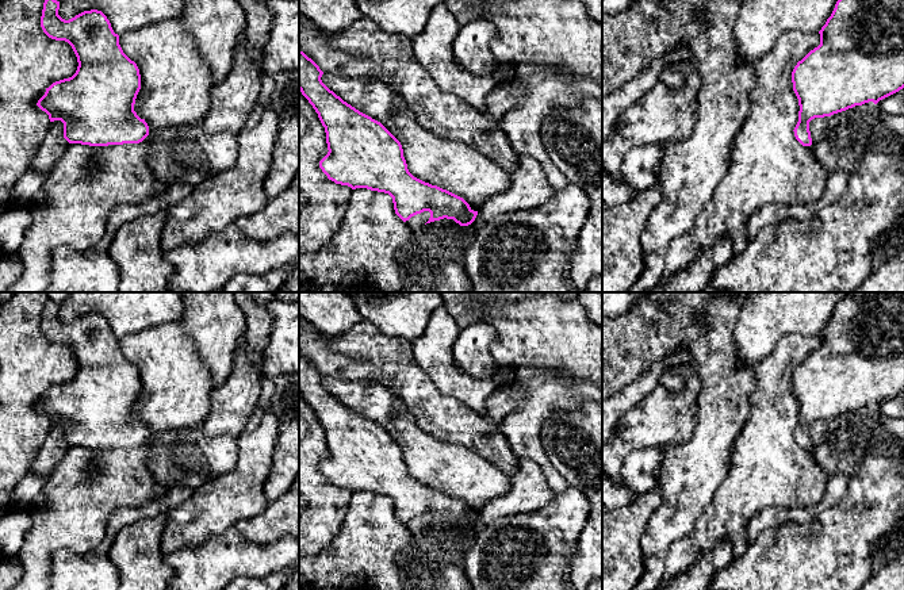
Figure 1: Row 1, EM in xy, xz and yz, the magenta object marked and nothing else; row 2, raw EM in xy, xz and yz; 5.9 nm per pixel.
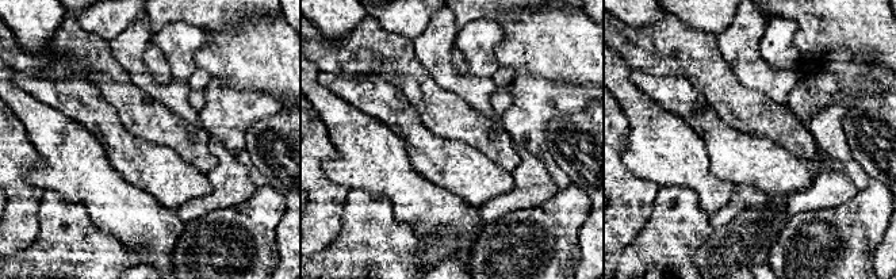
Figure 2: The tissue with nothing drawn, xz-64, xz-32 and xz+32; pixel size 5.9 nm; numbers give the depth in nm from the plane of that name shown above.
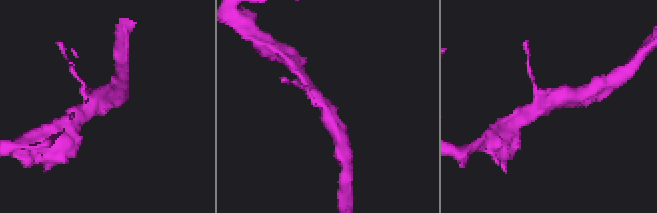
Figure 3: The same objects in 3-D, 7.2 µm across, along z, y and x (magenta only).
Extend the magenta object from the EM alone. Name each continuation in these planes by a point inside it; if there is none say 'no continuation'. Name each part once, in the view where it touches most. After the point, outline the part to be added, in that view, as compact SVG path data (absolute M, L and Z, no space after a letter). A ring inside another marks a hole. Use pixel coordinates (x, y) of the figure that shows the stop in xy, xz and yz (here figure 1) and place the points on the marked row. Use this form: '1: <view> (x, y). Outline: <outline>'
no continuation

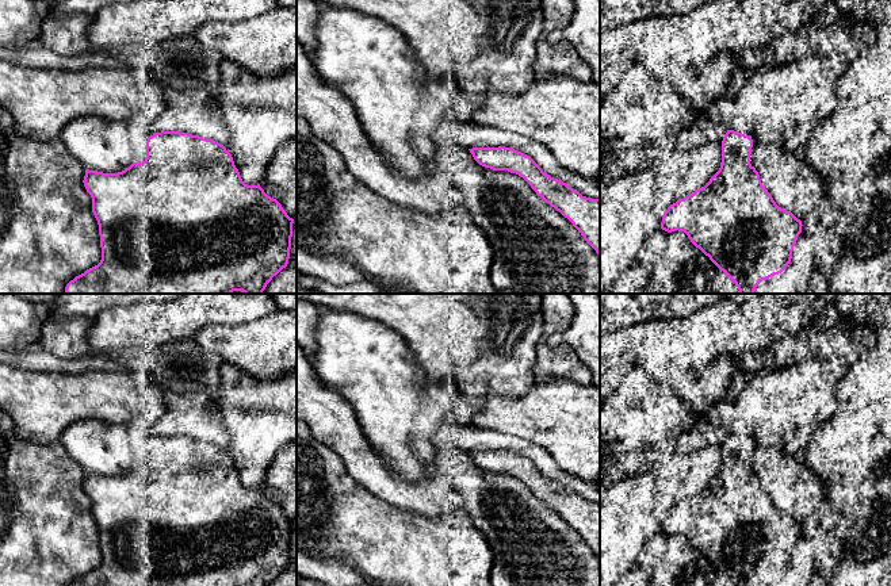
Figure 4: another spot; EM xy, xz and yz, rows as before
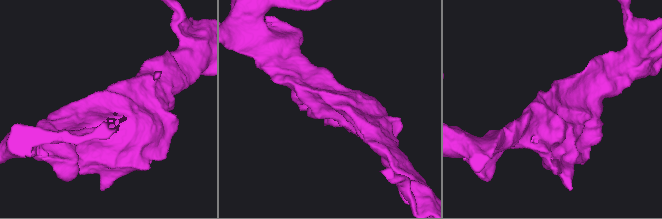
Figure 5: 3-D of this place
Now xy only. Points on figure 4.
1: xy (140, 134). Outline: M148 104L137 116L127 120L127 123L131 127L131 133L134 135L133 142L133 154L134 154L134 162L142 162L146 158L146 141L153 133L148 133L142 129L141 122L144 119L154 119L150 114L150 106Z

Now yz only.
1: yz (757, 136). Outline: M749 73L746 76L746 80L745 80L745 84L747 81L747 77L750 76L752 73ZM745 84L742 85L741 89L738 91L734 91L733 93L723 93L719 96L718 100L720 99L730 99L735 103L737 108L739 110L739 112L753 125L753 119L750 118L750 115L747 115L741 104L741 93L745 88ZM716 100L716 102L718 102ZM753 125L753 130L750 133L743 133L745 135L749 135L752 139L753 139L753 148L752 148L752 154L750 154L750 164L752 166L756 168L756 164L760 162L761 160L761 142L762 141L770 141L773 142L764 131L761 131L757 126Z

